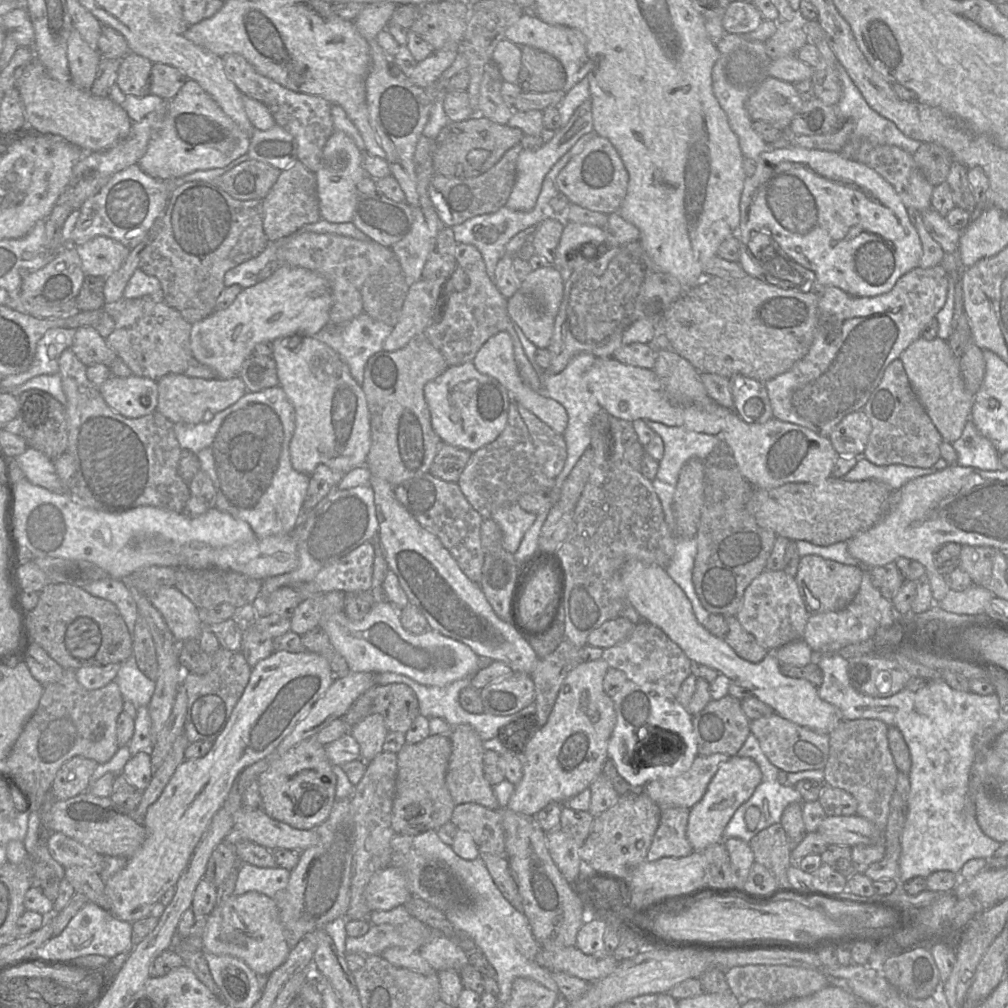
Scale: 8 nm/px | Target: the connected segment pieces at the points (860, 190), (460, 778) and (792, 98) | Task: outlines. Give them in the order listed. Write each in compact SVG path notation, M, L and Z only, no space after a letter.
M788 147L763 152L756 161L757 167L755 173L750 177L746 176L744 183L740 199L740 225L737 231L738 239L742 244L746 245L749 251L748 243L752 233L754 233L754 236L760 231L755 243L758 247L756 251L757 255L763 257L763 254L759 250L764 249L764 252L766 252L768 248L771 248L775 252L774 255L779 256L779 251L781 250L803 267L813 271L816 275L817 284L820 287L837 287L857 297L875 297L884 294L894 287L902 275L919 266L922 257L922 244L917 230L910 221L907 208L893 186L874 169L845 157L840 152L803 147Z
M458 725L449 732L451 754L446 771L446 785L456 804L477 803L489 809L498 809L499 803L483 771L483 754L485 743L469 725Z
M767 77L745 106L753 122L764 121L779 130L790 132L791 122L804 103L793 83Z

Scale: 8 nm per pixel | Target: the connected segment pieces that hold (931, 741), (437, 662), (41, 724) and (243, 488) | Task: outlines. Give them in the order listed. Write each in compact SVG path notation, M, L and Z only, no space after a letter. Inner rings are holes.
M831 653L831 654L821 655L818 658L817 665L820 667L823 673L823 682L821 686L818 688L818 694L821 699L832 704L838 709L842 720L850 720L850 721L853 721L856 719L881 720L888 726L897 727L901 731L905 739L905 742L909 748L909 751L911 754L911 761L912 761L911 770L909 773L910 792L909 792L908 801L907 801L907 818L906 818L906 821L902 830L902 836L901 836L902 851L901 851L901 856L899 859L899 866L900 866L899 880L904 883L907 880L917 876L927 878L929 875L937 871L951 871L959 875L963 865L967 861L973 858L985 858L987 860L990 860L991 858L993 858L995 851L1001 846L1001 843L987 836L981 830L978 824L978 821L976 819L975 804L972 801L972 796L970 795L970 778L971 778L971 769L972 769L973 763L976 760L976 752L973 746L974 738L976 737L978 733L981 733L985 728L993 726L999 718L1000 702L999 702L999 697L997 693L984 696L984 695L979 695L973 692L964 692L964 691L955 690L951 688L947 684L947 682L945 682L942 678L940 678L939 680L932 681L929 685L917 691L911 691L904 688L898 693L890 697L877 698L877 697L872 697L869 695L862 694L858 692L851 685L849 676L848 676L848 659L842 656L841 654Z
M294 588L302 595L303 600L310 597L324 595L323 614L318 626L328 635L331 644L345 659L349 671L384 673L391 672L407 676L415 682L427 686L446 686L456 680L470 678L479 668L479 656L466 644L446 637L437 631L429 630L422 634L412 634L401 624L399 610L389 601L375 603L368 614L359 621L349 619L344 611L345 593L339 591L310 592L302 588Z
M64 670L60 680L43 686L36 711L25 724L10 754L5 759L8 777L26 797L31 813L42 807L57 772L66 761L74 756L92 759L98 764L111 759L118 750L116 723L119 714L123 711L124 702L115 681L99 689L87 690L77 681L73 670Z
M250 404L225 418L211 448L220 488L232 505L251 508L258 502L276 471L281 443L279 421L265 405Z

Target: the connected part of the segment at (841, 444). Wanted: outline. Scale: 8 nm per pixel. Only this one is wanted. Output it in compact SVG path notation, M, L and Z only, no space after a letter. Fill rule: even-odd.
M859 410L843 417L828 438L839 455L859 458L863 455L871 430L868 416Z

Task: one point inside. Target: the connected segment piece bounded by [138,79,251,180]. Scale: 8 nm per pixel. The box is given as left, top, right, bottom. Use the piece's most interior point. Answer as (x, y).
(197, 134)

